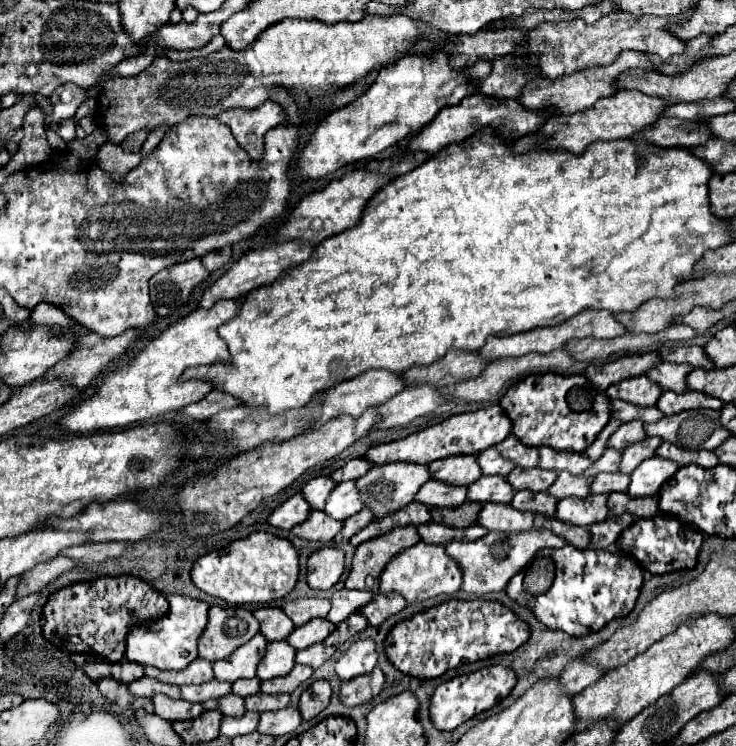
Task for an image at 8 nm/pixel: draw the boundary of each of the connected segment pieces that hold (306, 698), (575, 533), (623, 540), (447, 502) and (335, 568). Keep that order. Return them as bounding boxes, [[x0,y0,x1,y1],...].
[[299,680,331,720],[541,514,589,550],[617,514,703,574],[415,480,467,508],[307,548,345,590]]

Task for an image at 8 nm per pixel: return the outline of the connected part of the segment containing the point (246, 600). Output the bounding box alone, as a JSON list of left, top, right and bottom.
[191,532,299,604]

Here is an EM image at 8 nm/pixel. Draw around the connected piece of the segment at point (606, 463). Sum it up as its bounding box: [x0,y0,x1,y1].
[585,448,621,476]

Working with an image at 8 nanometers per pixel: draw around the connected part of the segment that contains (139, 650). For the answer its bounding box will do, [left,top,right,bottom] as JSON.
[125,596,209,670]

